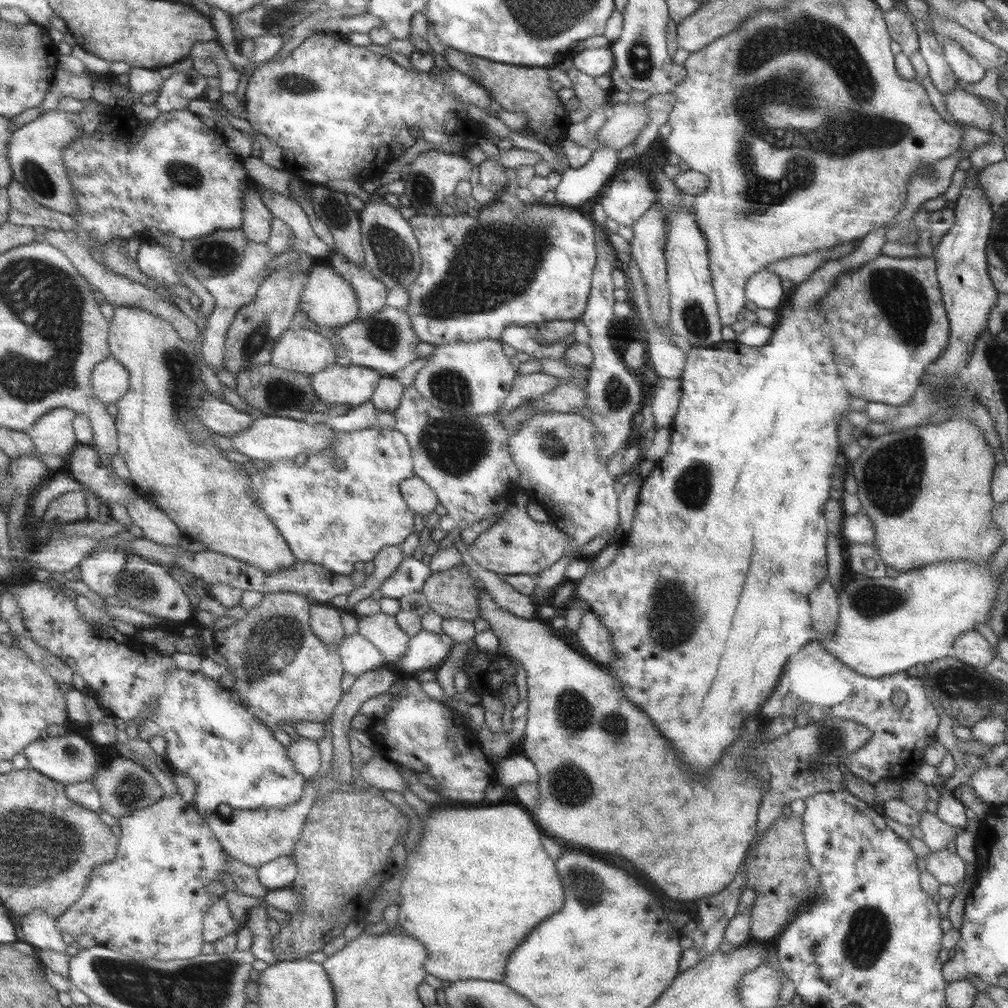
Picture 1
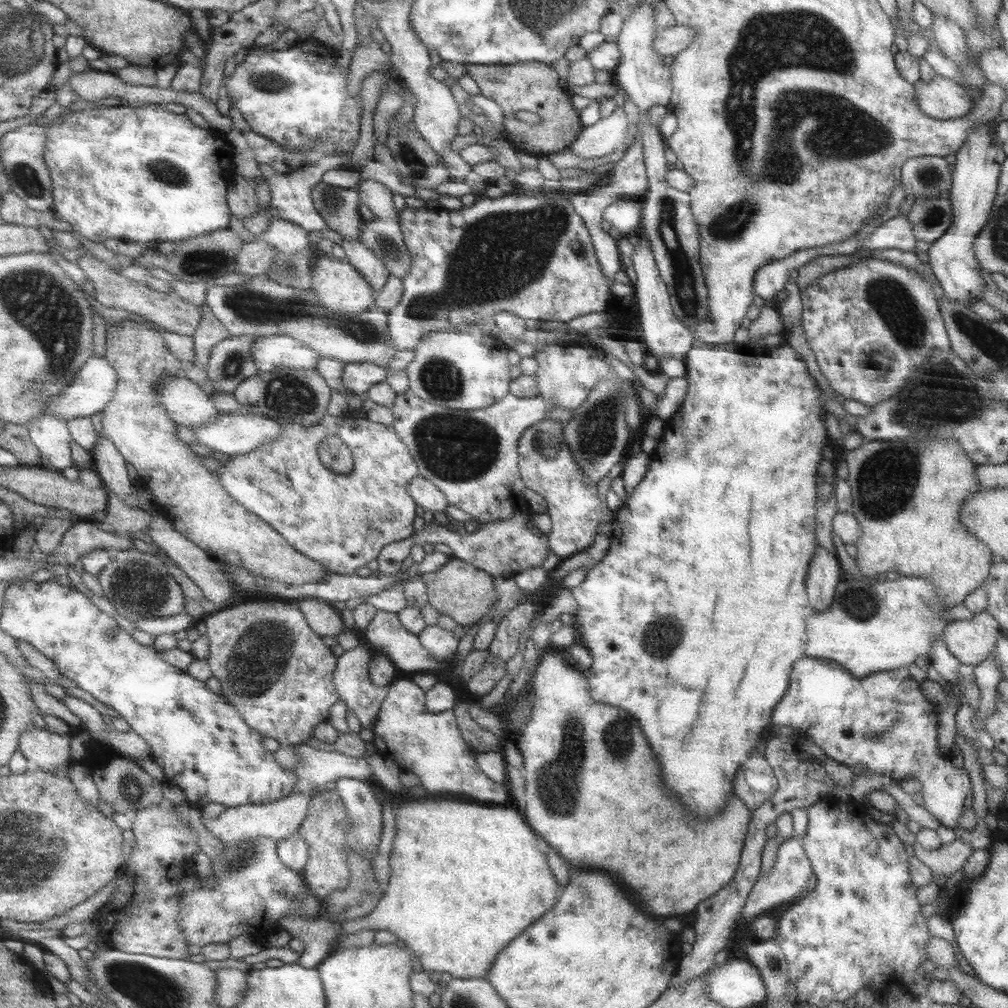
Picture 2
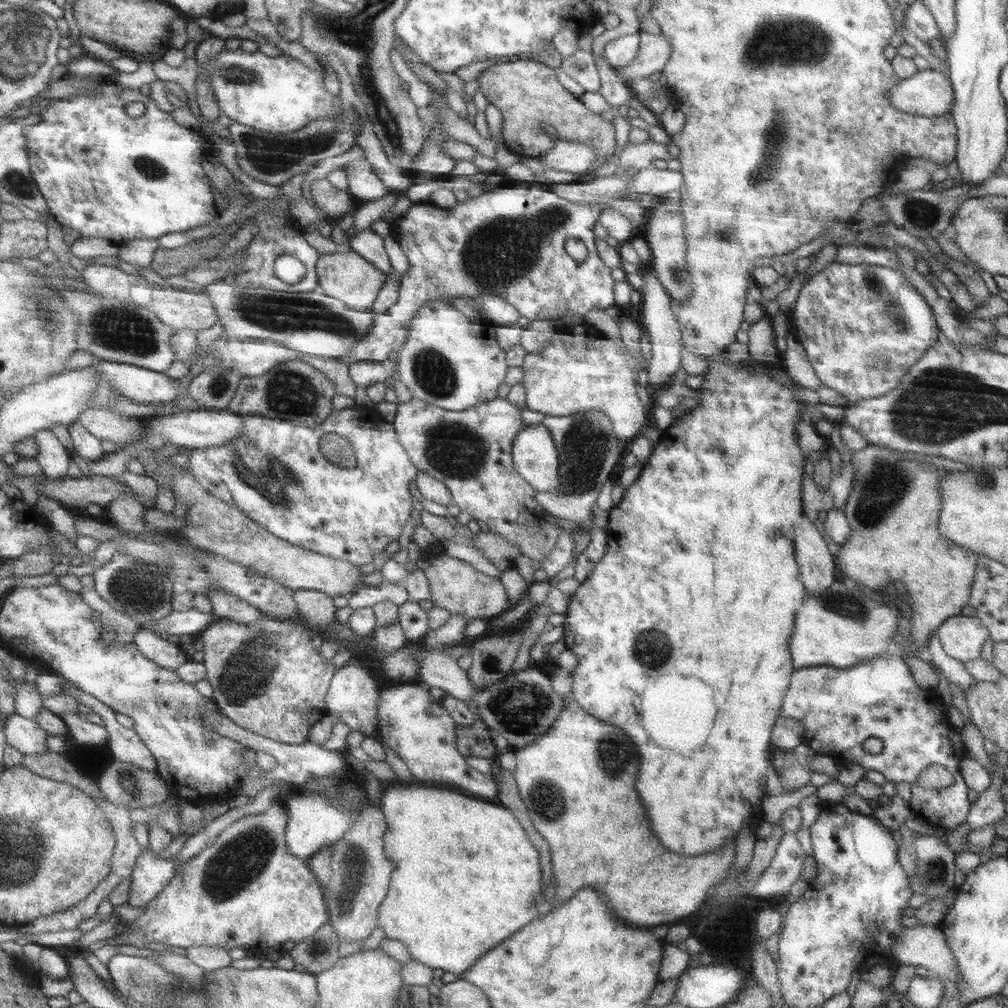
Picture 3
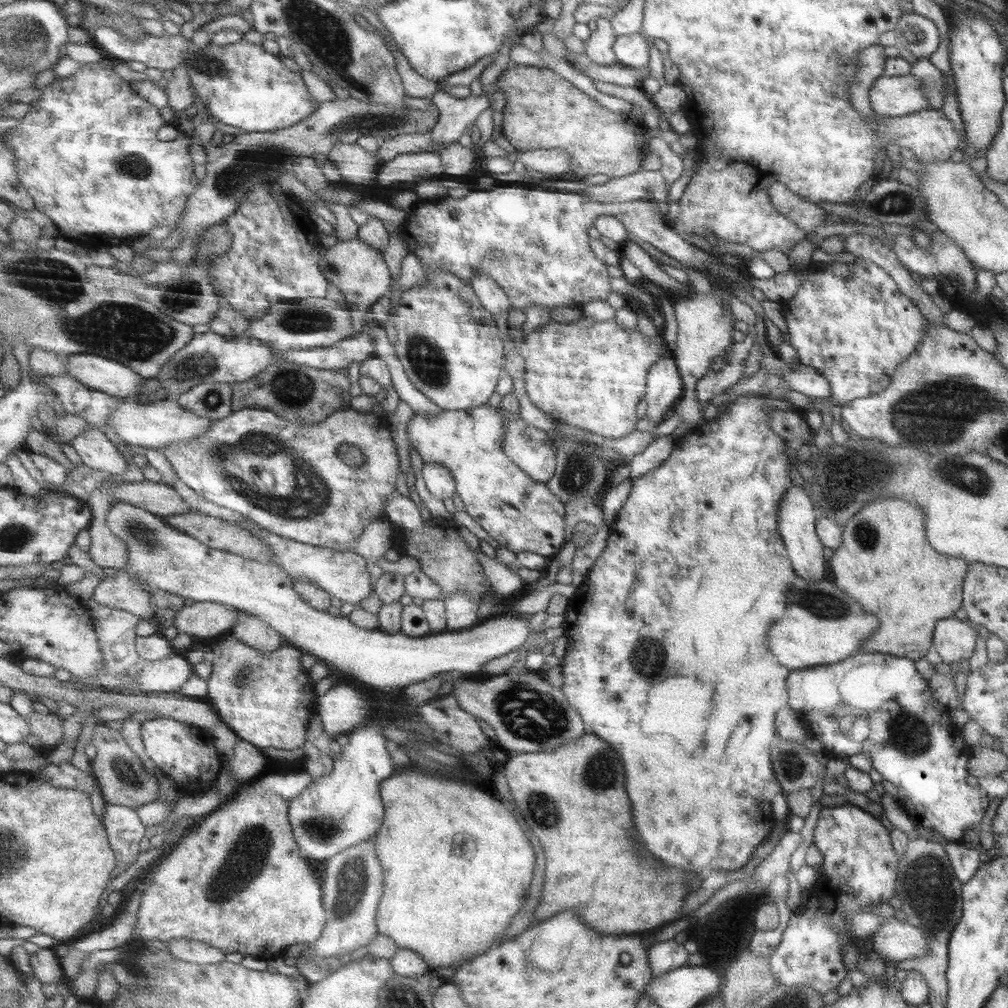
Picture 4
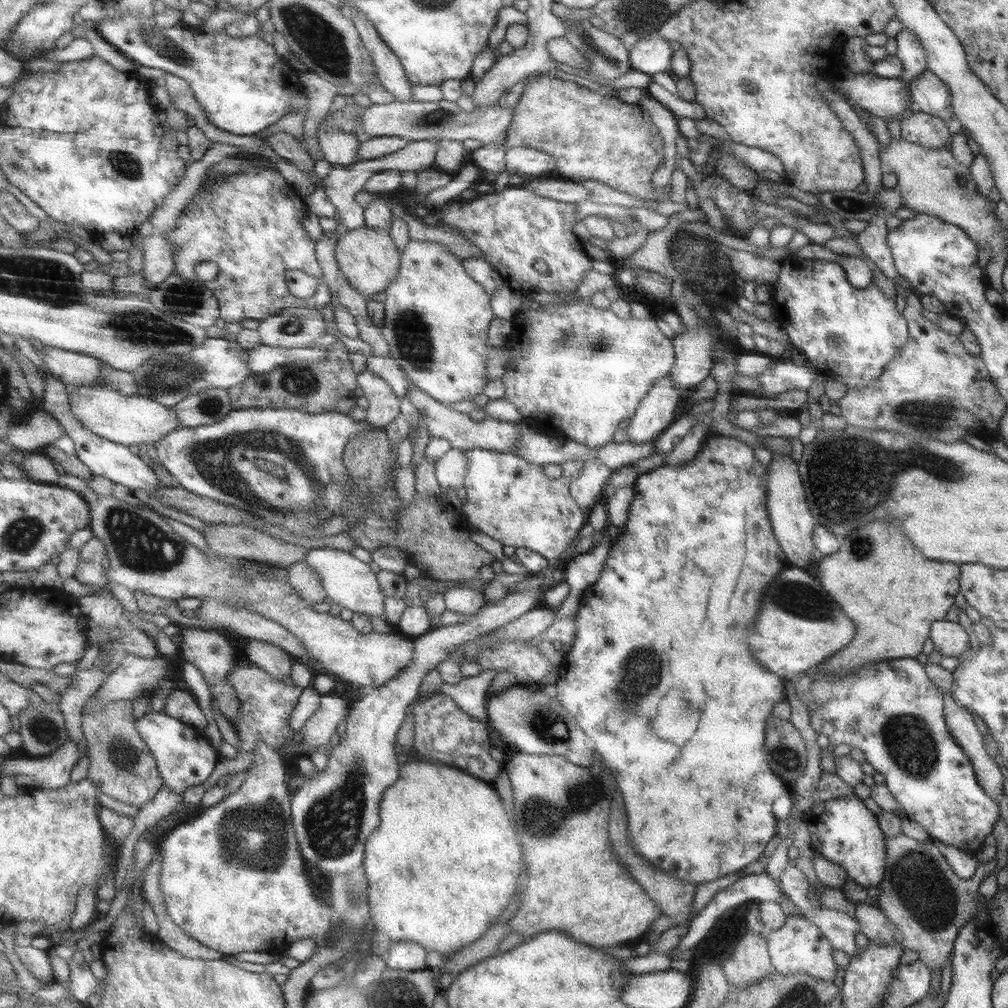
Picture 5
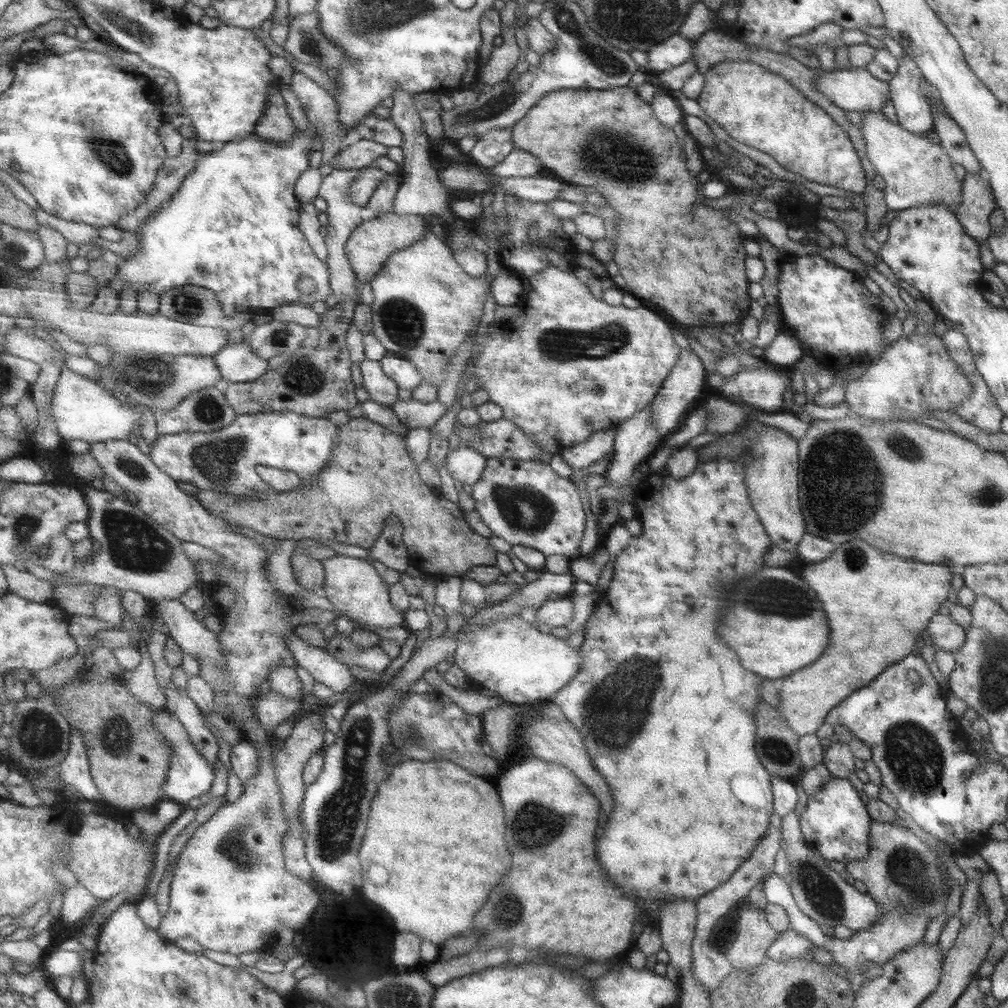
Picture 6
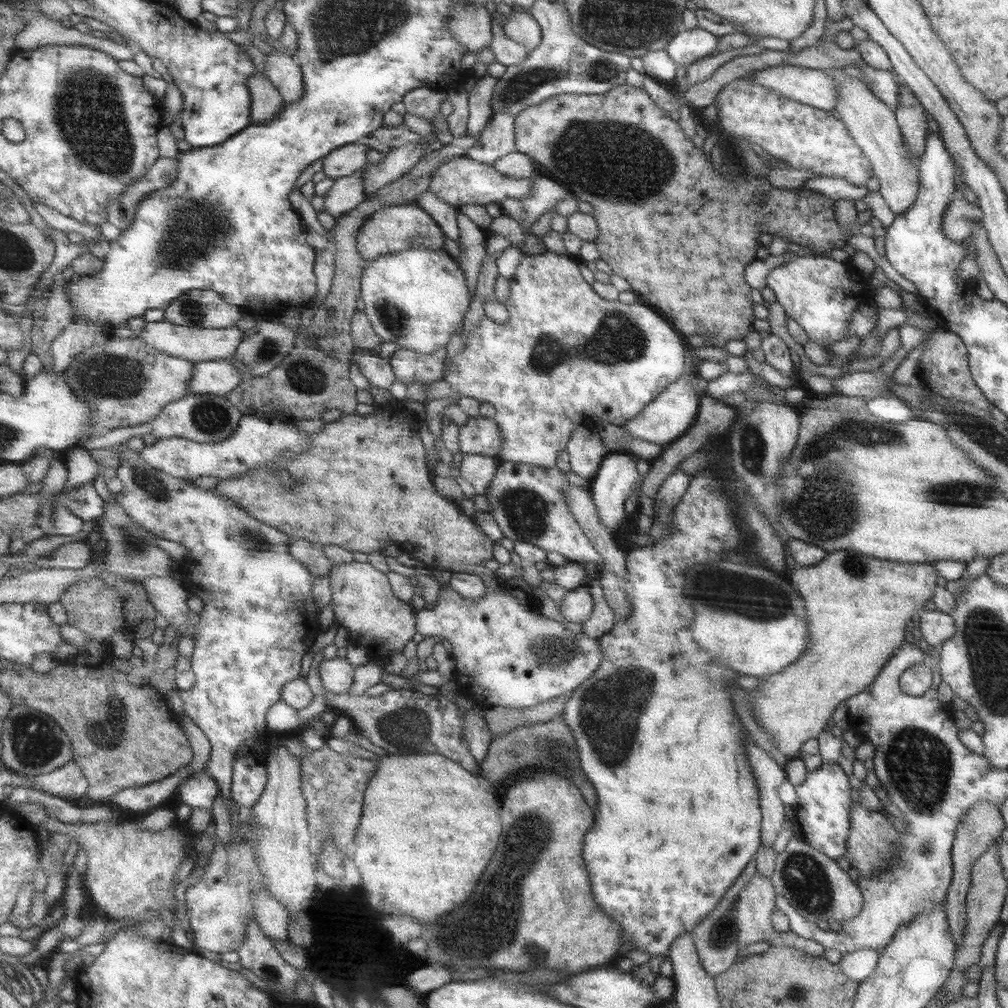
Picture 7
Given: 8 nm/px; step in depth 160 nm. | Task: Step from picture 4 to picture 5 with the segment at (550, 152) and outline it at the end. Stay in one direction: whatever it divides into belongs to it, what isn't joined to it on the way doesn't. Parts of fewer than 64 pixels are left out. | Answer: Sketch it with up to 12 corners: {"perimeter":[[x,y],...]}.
{"perimeter":[[509,147],[512,174],[546,176],[559,160],[546,151]]}

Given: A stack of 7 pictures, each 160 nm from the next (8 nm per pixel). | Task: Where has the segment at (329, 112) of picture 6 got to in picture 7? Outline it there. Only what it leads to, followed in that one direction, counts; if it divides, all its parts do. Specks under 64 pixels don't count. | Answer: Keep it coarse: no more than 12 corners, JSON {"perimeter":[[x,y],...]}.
{"perimeter":[[275,49],[266,55],[268,76],[286,102],[307,93],[302,65]]}

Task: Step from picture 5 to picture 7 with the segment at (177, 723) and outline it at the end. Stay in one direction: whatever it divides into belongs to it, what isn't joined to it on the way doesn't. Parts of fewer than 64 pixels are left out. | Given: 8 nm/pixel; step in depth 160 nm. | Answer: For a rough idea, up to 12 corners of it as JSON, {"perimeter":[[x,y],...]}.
{"perimeter":[[208,771],[178,787],[182,802],[212,809],[220,788]]}

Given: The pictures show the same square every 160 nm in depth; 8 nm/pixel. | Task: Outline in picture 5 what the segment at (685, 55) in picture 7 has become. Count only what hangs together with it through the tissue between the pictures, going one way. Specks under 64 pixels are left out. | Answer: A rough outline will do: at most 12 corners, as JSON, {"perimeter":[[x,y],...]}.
{"perimeter":[[640,37],[629,49],[633,70],[670,72],[668,40]]}

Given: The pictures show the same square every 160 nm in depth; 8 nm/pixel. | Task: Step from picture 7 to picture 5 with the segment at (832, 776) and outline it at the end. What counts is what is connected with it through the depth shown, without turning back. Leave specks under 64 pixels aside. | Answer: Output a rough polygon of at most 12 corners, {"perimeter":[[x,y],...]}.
{"perimeter":[[858,796],[804,820],[816,853],[864,889],[885,878],[887,837]]}

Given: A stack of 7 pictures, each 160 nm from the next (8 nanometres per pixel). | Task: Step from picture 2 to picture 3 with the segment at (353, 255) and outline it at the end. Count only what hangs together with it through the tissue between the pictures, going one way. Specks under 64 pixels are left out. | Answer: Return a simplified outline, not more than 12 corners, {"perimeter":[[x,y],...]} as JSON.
{"perimeter":[[371,229],[358,233],[348,248],[384,273],[394,271],[386,238]]}

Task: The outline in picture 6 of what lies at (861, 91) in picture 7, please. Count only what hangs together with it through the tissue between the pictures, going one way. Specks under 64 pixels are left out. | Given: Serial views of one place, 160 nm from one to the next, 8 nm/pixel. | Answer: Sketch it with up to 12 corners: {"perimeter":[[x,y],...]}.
{"perimeter":[[862,112],[889,210],[941,204],[963,186],[936,138]]}

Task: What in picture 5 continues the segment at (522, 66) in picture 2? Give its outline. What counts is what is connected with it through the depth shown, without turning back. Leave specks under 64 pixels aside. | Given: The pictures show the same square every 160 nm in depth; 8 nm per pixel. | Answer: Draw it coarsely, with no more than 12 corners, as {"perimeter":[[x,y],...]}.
{"perimeter":[[530,77],[509,147],[642,200],[664,141],[638,104]]}

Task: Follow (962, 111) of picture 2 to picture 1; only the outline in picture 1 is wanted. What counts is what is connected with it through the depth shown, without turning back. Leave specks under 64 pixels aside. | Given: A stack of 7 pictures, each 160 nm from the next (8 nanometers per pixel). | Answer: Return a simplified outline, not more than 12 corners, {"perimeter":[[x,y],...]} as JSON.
{"perimeter":[[955,86],[945,107],[958,123],[989,130],[984,99]]}

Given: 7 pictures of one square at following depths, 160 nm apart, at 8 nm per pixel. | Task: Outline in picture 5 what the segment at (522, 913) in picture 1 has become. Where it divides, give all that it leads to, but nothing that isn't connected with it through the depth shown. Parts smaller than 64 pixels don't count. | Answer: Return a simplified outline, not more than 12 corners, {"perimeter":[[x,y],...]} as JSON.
{"perimeter":[[404,759],[365,868],[378,931],[450,956],[520,888],[494,783]]}

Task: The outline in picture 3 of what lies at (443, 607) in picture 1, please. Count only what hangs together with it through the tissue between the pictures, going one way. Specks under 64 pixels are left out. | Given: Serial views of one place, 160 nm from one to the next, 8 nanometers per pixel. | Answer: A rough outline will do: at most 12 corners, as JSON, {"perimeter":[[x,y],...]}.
{"perimeter":[[434,552],[431,599],[492,621],[511,608],[506,586],[474,563]]}

